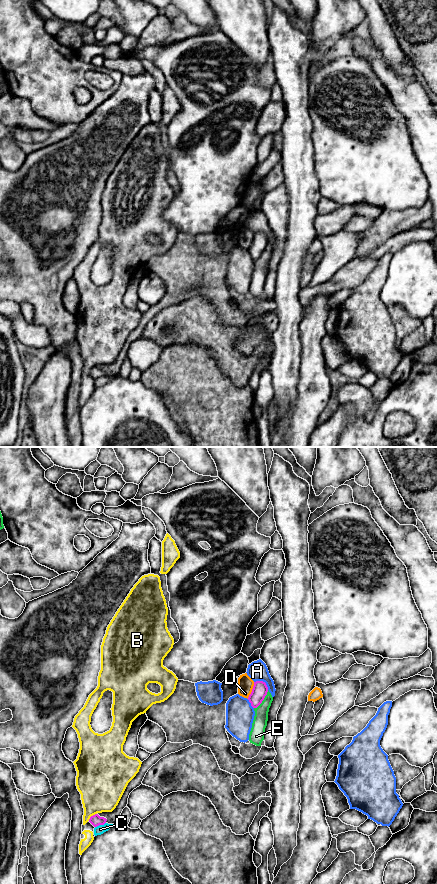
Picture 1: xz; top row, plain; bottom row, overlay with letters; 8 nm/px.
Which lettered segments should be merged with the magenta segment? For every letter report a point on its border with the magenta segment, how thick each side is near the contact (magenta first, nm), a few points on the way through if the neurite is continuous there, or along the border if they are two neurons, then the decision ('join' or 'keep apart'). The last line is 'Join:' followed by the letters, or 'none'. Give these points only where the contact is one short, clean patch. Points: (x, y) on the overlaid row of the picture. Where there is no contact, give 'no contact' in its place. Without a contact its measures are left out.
A: xz (262, 681) | 120/160 nm | keep apart
B: xz (91, 816) | 90/360 nm | keep apart
C: xz (100, 824) | 90/70 nm | keep apart
D: xz (252, 690) | 120/130 nm | along xz (254, 682), (252, 691), (247, 698) | keep apart
E: xz (263, 699) | 120/120 nm | keep apart
Join: none

